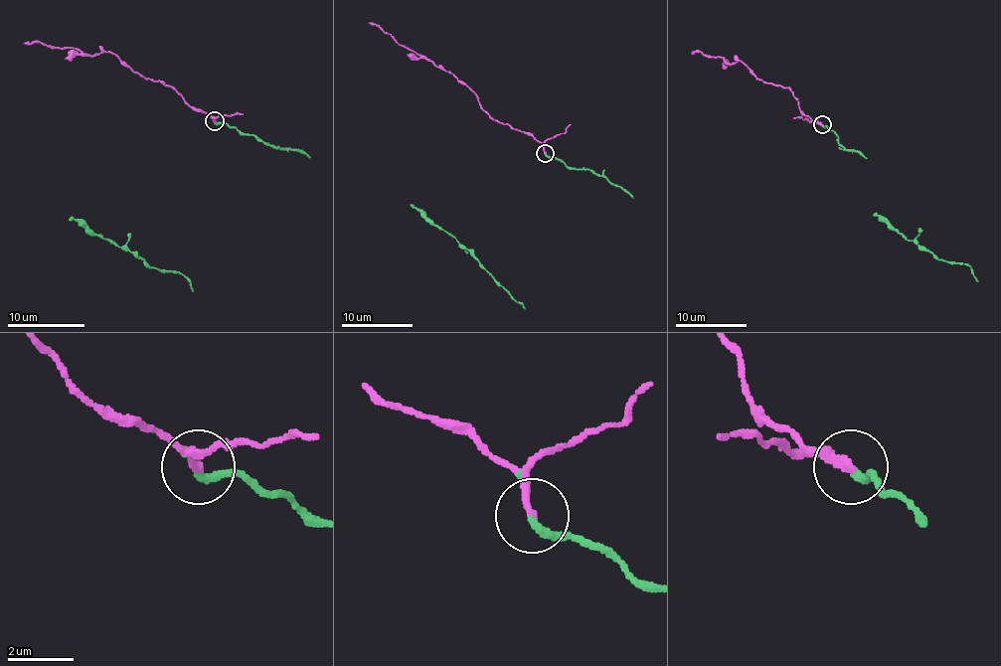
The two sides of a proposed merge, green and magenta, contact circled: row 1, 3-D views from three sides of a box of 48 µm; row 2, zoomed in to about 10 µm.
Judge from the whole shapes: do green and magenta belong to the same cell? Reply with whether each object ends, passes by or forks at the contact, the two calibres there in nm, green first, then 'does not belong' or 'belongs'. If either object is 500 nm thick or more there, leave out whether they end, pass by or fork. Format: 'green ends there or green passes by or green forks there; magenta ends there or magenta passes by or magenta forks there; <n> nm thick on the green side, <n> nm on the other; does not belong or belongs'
green passes by; magenta ends there; 190 nm thick on the green side, 260 nm on the other; belongs

